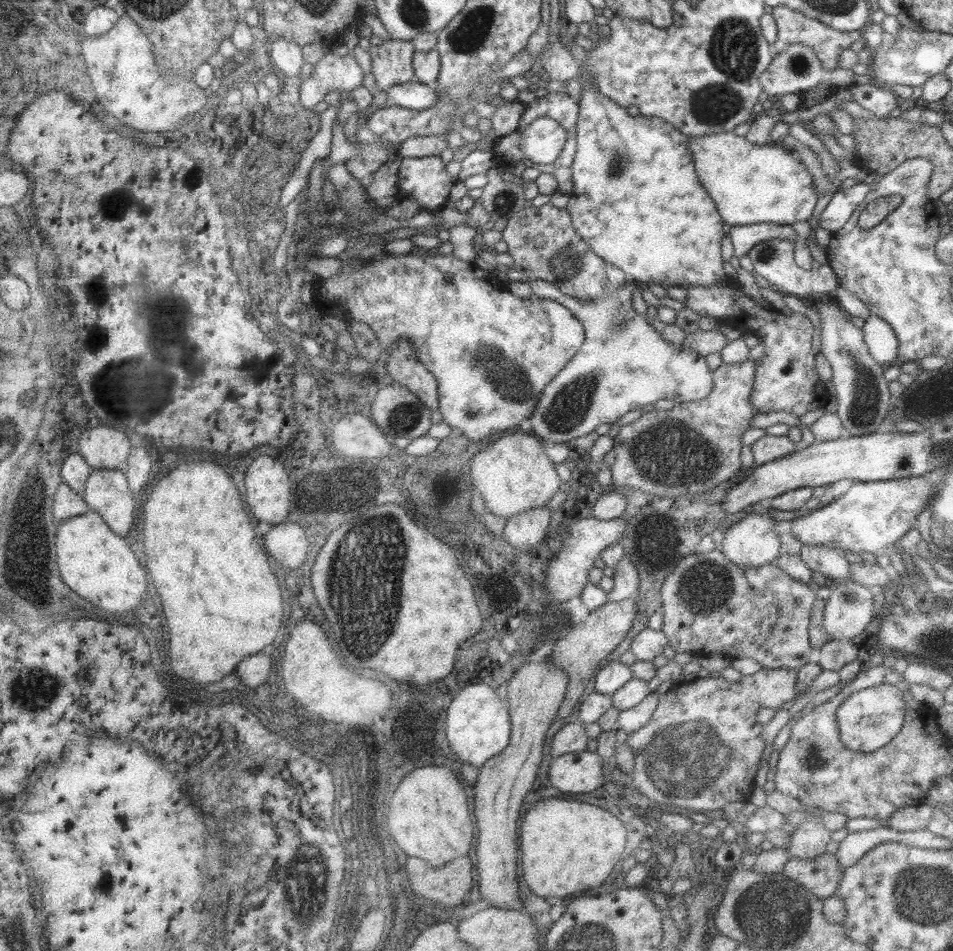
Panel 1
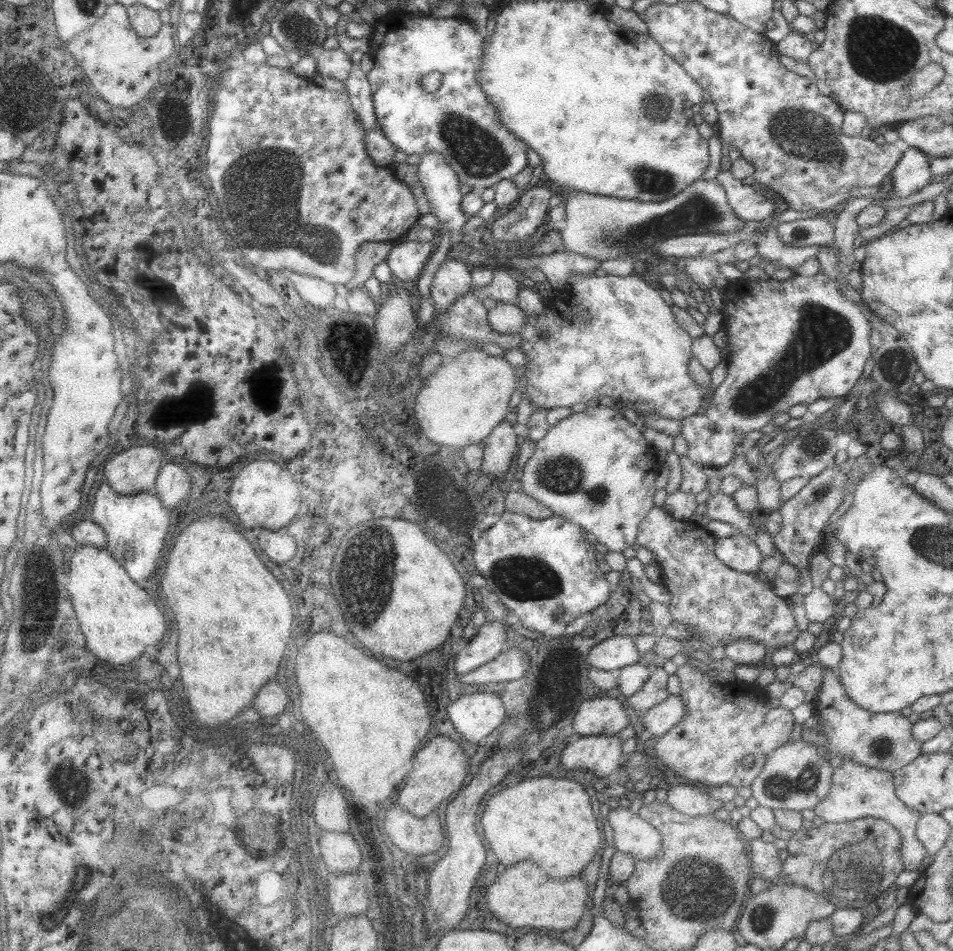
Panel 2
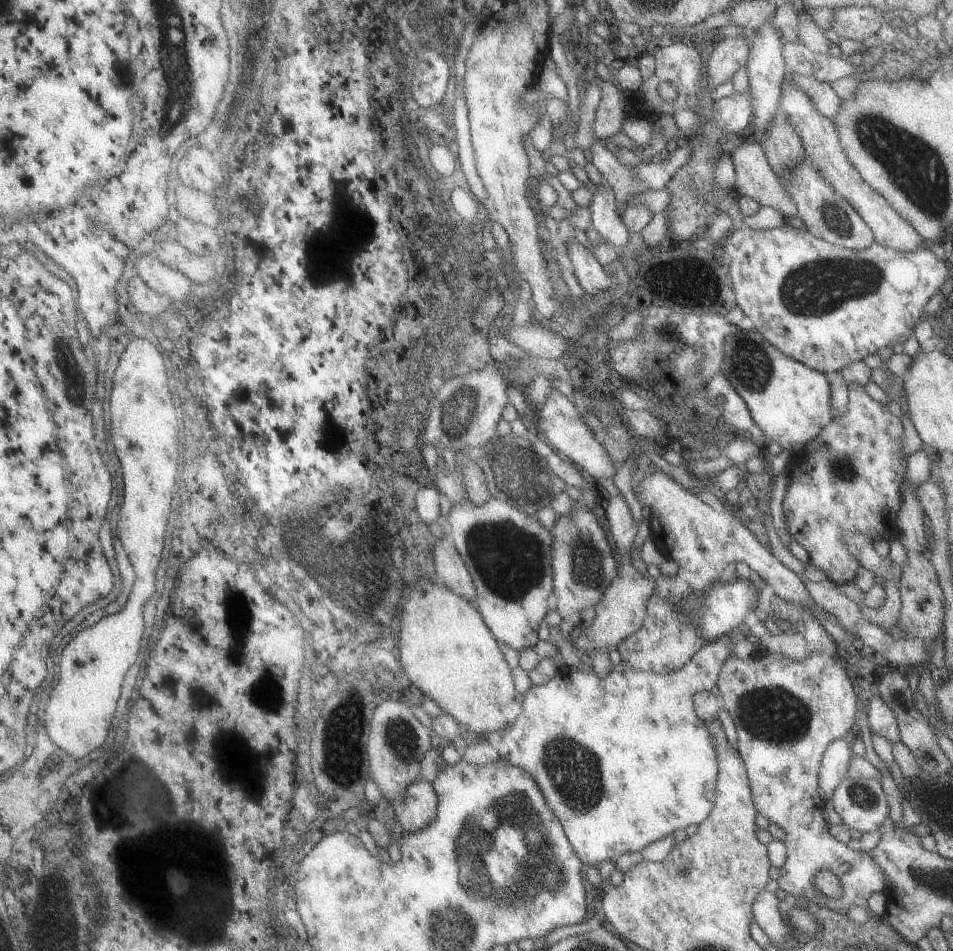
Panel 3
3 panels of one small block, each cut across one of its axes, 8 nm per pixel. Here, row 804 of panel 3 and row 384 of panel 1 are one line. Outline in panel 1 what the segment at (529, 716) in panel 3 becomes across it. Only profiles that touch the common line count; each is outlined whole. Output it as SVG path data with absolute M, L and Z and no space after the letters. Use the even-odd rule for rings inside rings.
M528 279L528 284L532 294L546 300L555 300L568 308L582 323L585 332L582 346L564 366L564 370L560 370L552 383L544 388L535 411L528 418L534 436L543 443L570 444L574 439L594 432L600 424L616 423L630 410L642 409L659 400L672 400L675 404L703 401L712 392L713 375L705 357L694 352L684 352L680 345L672 345L662 339L660 333L646 321L646 316L638 315L632 308L632 288L627 282L612 294L588 301L565 295L555 284L543 280Z

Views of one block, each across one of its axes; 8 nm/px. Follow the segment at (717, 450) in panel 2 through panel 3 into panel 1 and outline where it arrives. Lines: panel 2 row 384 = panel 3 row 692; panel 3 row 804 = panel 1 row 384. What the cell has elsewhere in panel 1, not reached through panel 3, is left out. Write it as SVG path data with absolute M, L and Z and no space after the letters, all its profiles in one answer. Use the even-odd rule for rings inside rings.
M733 282L714 284L710 287L691 286L687 288L685 305L698 313L699 317L714 316L738 322L764 344L764 354L755 360L755 378L750 404L758 413L788 412L798 418L818 408L825 408L832 395L819 379L815 370L815 356L812 350L814 325L807 316L793 312L792 315L771 308L764 308L746 296L739 285Z

